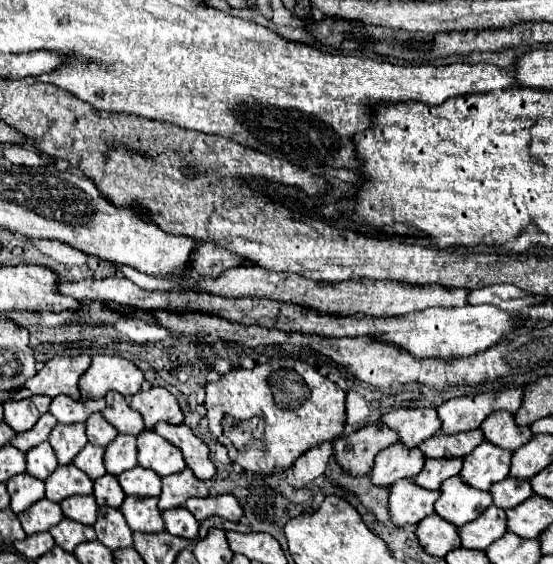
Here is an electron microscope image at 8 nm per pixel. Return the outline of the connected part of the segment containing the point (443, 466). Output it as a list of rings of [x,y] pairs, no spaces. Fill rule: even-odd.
[[[450,458],[450,462],[438,462],[438,460],[426,460],[422,472],[412,478],[412,482],[426,490],[440,490],[440,484],[446,478],[452,478],[460,474],[462,458]]]

